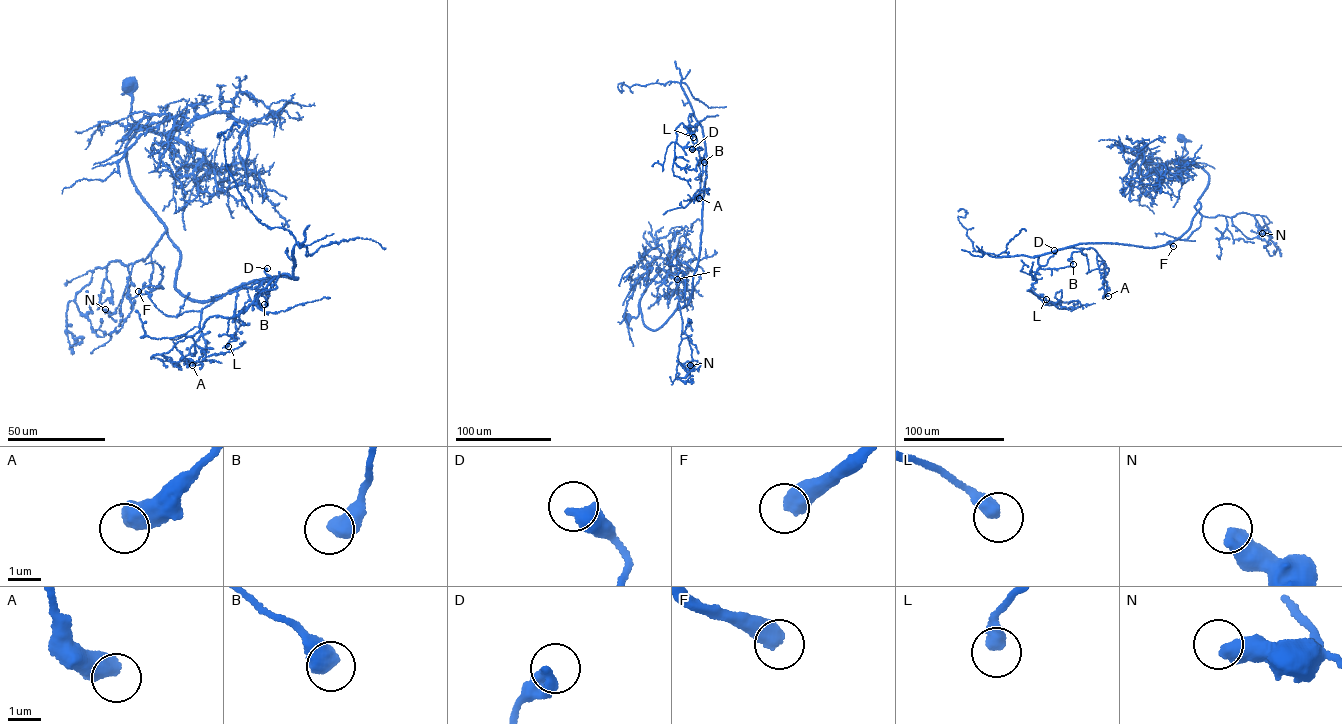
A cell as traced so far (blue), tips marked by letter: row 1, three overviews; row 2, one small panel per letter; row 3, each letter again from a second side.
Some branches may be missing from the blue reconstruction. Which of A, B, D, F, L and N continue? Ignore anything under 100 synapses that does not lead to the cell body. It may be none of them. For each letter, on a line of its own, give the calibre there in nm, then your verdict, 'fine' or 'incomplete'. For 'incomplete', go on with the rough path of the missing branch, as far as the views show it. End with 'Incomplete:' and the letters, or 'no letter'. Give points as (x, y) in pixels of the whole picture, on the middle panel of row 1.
A: calibre 650 nm; fine
B: calibre 550 nm; fine
D: calibre 460 nm; fine
F: calibre 550 nm; incomplete; course (677, 279), (684, 296), (667, 311), (670, 324), (659, 345), (670, 370), (681, 379), (692, 378)
L: calibre 400 nm; fine
N: calibre 550 nm; fine
Incomplete: F

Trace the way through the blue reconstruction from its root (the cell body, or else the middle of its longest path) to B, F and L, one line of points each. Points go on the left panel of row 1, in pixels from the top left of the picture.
B: (129, 82), (130, 180), (179, 252), (176, 289), (206, 301), (290, 276), (262, 282), (264, 304)
F: (129, 82), (139, 126), (125, 147), (130, 180), (165, 229), (150, 255), (149, 288), (163, 288), (138, 291)
L: (129, 82), (130, 180), (179, 252), (176, 289), (206, 301), (298, 278), (275, 277), (229, 319), (228, 346)

